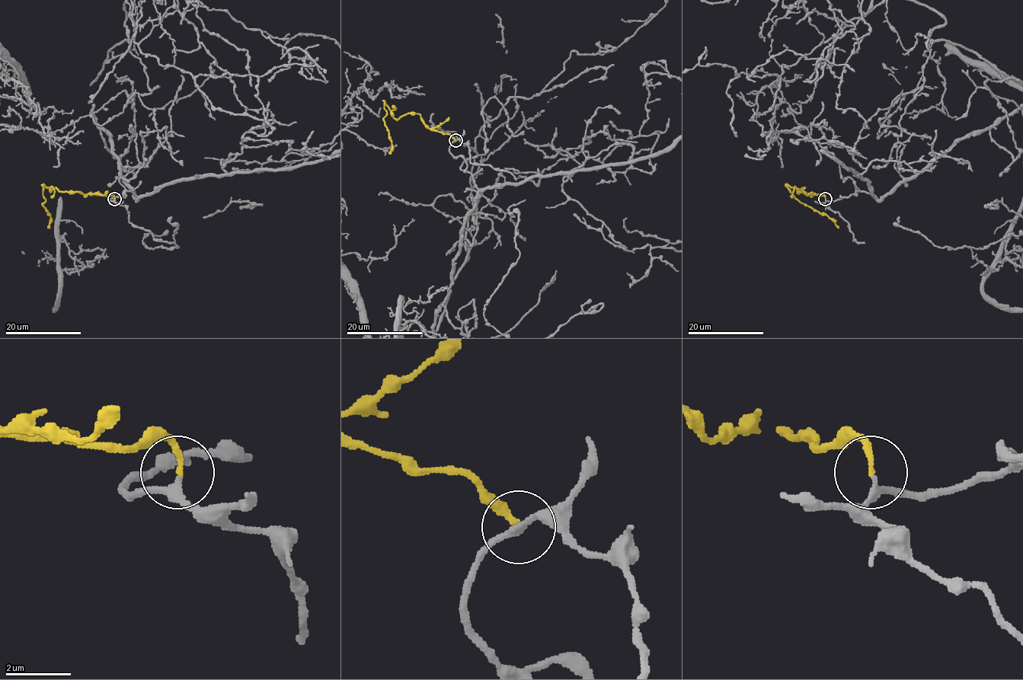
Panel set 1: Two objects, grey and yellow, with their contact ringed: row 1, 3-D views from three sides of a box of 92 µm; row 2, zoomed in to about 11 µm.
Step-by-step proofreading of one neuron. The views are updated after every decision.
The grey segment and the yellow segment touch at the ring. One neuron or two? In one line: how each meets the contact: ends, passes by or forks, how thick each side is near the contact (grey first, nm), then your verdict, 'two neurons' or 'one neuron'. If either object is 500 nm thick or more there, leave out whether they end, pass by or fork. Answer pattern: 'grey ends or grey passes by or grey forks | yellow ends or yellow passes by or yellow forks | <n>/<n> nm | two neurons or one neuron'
grey passes by | yellow ends | 190/160 nm | one neuron

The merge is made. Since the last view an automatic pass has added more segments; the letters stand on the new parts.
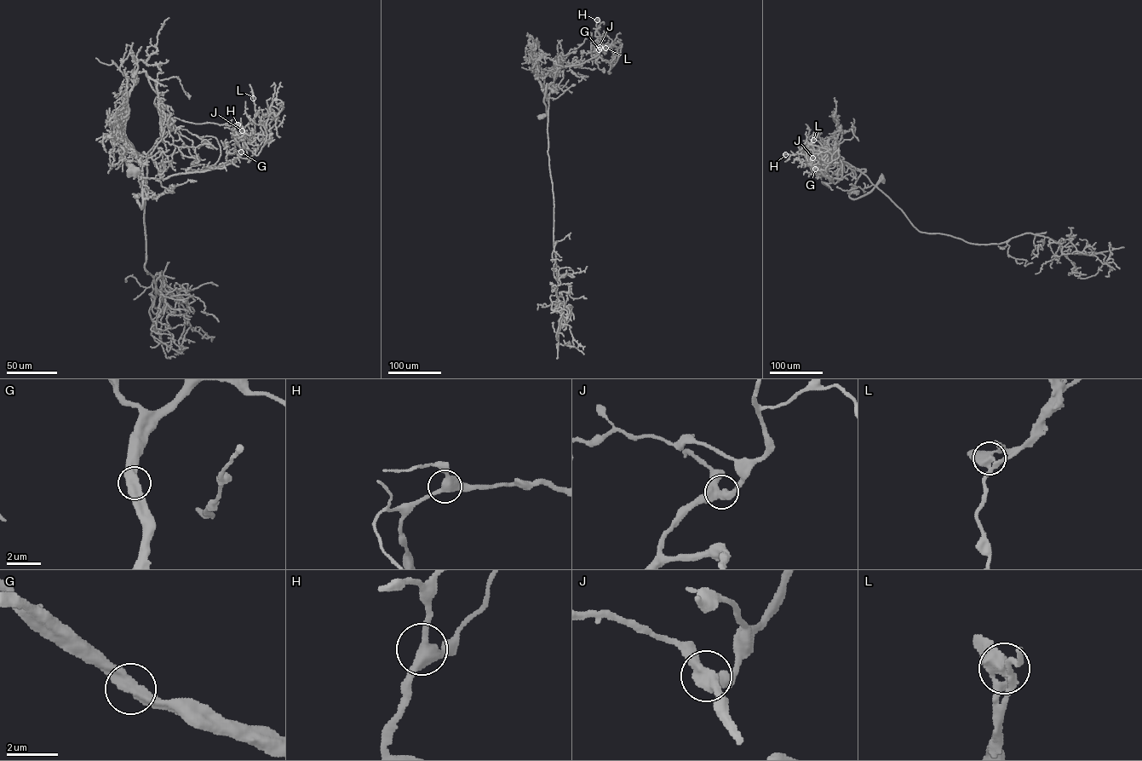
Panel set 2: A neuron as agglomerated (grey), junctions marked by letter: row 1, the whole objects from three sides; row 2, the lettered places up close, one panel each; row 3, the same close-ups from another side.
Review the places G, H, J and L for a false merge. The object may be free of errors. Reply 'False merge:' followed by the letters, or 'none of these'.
False merge: none of these

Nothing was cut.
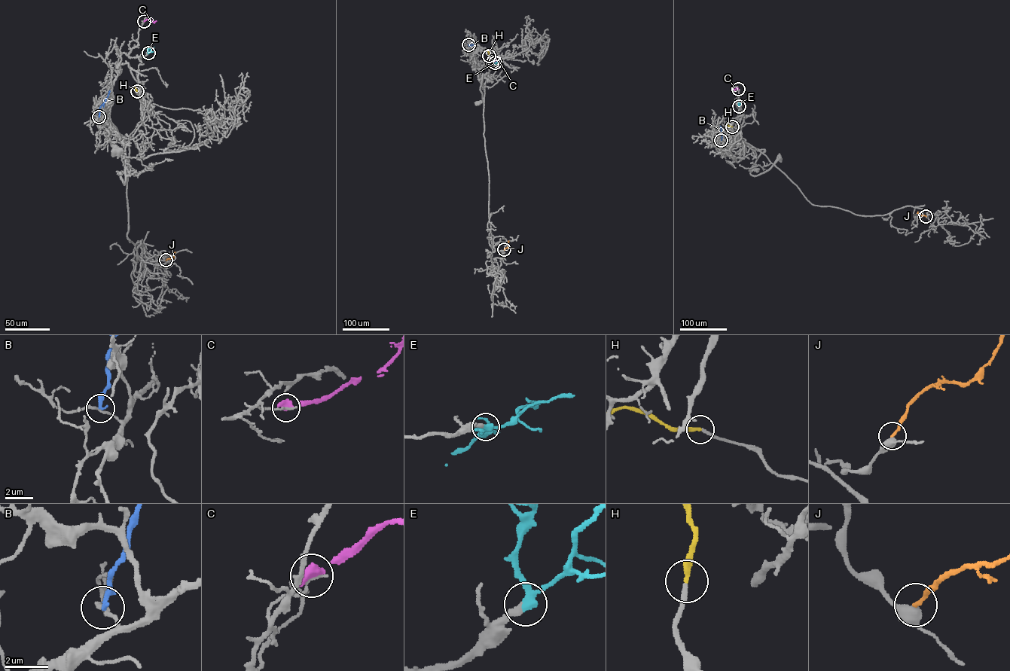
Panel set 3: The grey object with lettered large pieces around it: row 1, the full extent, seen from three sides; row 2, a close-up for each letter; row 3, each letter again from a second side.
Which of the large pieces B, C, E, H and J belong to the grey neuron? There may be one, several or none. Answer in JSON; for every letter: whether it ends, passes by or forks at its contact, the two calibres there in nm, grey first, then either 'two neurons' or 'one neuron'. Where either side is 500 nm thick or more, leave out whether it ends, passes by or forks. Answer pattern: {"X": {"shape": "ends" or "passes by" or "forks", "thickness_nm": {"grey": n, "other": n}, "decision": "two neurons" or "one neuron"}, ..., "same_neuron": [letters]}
{"B": {"shape": "ends", "thickness_nm": {"grey": 170, "other": 280}, "decision": "two neurons"}, "C": {"thickness_nm": {"grey": 140, "other": 550}, "decision": "two neurons"}, "E": {"shape": "passes by", "thickness_nm": {"grey": 280, "other": 320}, "decision": "one neuron"}, "H": {"shape": "ends", "thickness_nm": {"grey": 200, "other": 260}, "decision": "one neuron"}, "J": {"shape": "ends", "thickness_nm": {"grey": 400, "other": 190}, "decision": "two neurons"}, "same_neuron": ["E", "H"]}

